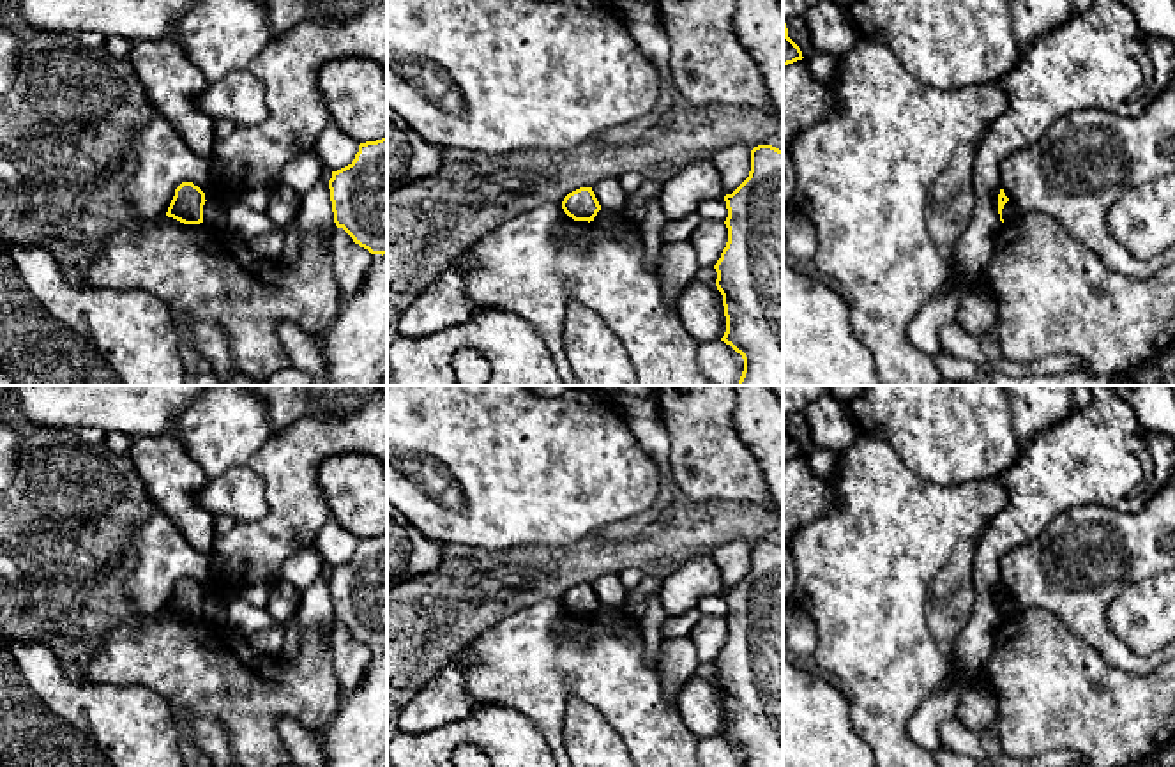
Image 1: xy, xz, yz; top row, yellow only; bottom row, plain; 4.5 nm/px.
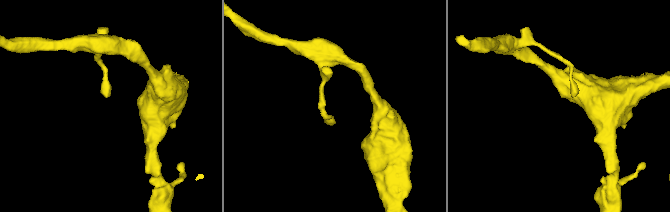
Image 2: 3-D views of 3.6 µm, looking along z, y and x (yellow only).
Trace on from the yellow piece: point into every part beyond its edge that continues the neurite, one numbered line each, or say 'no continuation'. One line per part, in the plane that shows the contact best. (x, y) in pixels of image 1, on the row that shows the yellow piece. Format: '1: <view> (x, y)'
no continuation

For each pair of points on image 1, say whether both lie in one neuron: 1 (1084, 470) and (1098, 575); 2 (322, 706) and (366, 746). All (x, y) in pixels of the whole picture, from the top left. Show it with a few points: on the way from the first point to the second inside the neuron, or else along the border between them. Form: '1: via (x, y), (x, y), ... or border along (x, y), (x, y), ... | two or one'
1: border along (1128, 511), (1098, 504), (1078, 504), (1050, 522) | two
2: border along (341, 695), (336, 714), (318, 730), (311, 732) | two

